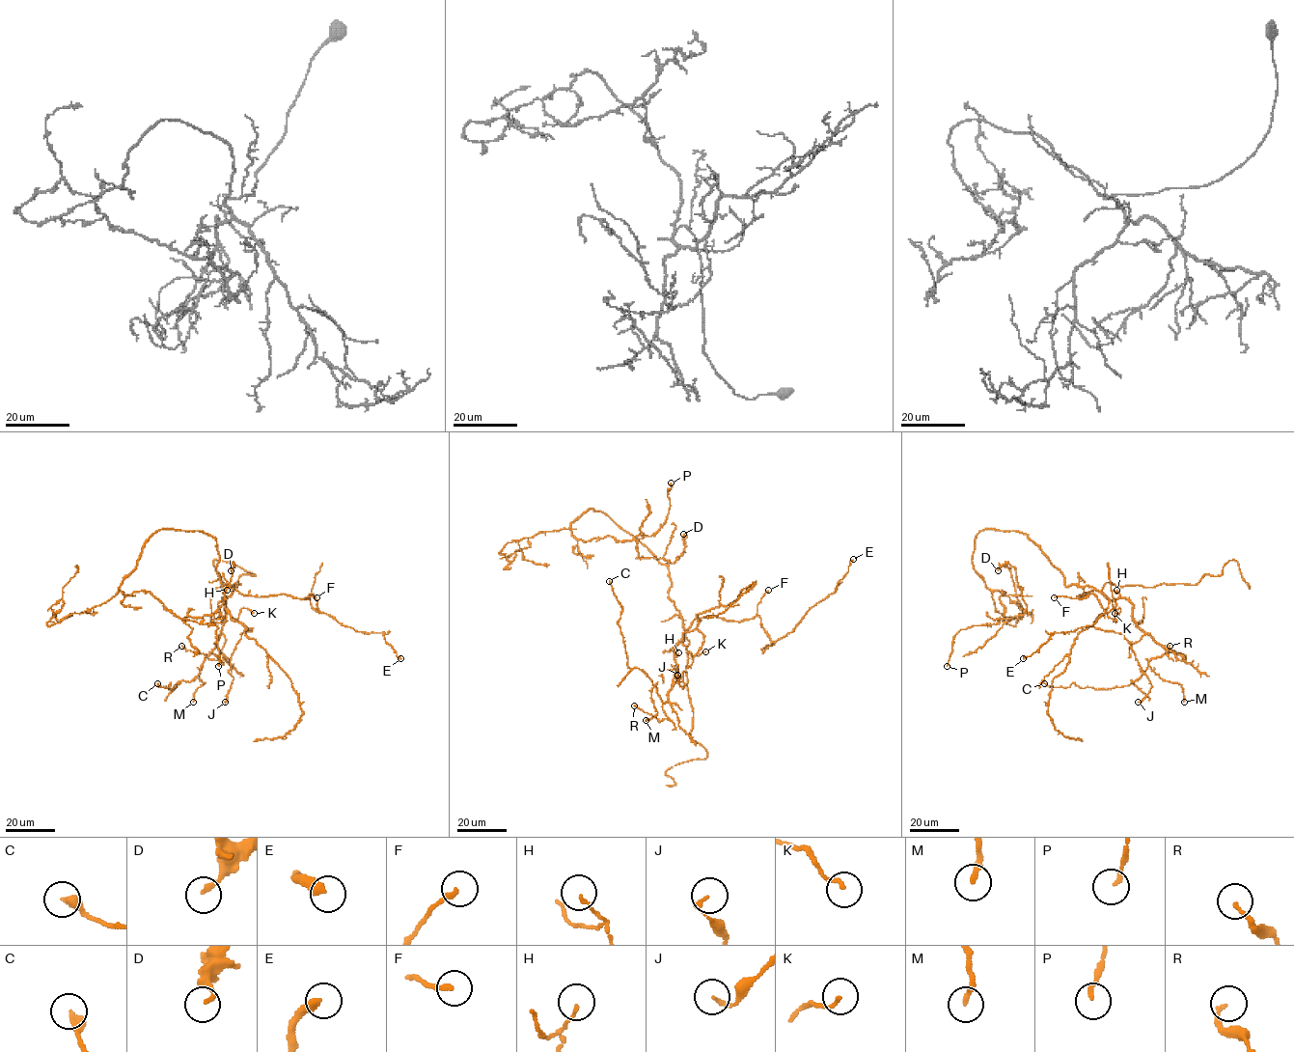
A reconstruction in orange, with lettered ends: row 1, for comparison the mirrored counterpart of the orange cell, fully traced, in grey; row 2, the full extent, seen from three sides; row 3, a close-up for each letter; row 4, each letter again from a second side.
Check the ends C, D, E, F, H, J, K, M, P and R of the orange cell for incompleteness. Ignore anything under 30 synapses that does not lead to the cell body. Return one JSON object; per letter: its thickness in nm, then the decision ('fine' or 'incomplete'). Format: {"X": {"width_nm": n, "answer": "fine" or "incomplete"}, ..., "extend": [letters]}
{"C": {"width_nm": 400, "answer": "fine"}, "D": {"width_nm": 190, "answer": "fine"}, "E": {"width_nm": 400, "answer": "fine"}, "F": {"width_nm": 200, "answer": "fine"}, "H": {"width_nm": 110, "answer": "fine"}, "J": {"width_nm": 160, "answer": "fine"}, "K": {"width_nm": 150, "answer": "fine"}, "M": {"width_nm": 260, "answer": "fine"}, "P": {"width_nm": 180, "answer": "fine"}, "R": {"width_nm": 140, "answer": "fine"}, "extend": []}

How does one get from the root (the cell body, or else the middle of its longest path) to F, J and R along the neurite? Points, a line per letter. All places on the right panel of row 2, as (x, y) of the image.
F: (1031, 540), (1060, 571), (1066, 586), (1074, 584), (1094, 590), (1080, 596), (1085, 594), (1082, 598), (1054, 597)
J: (1031, 540), (1066, 586), (1090, 586), (1108, 599), (1092, 625), (1120, 632), (1129, 643), (1151, 685), (1138, 702)
R: (1031, 540), (1066, 586), (1126, 598), (1133, 620), (1170, 646)

